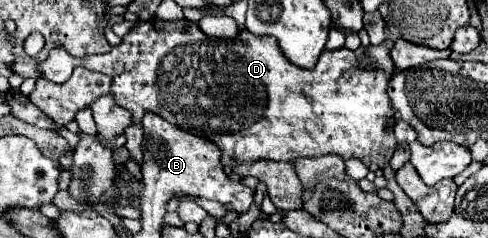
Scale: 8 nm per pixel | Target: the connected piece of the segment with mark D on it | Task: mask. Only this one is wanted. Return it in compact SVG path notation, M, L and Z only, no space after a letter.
M153 18L151 22L137 22L137 26L135 26L129 34L125 34L123 42L121 42L119 46L111 48L111 52L107 52L107 54L95 54L95 56L85 56L85 58L73 58L69 52L65 52L65 50L61 50L61 48L57 48L57 50L53 48L53 50L49 52L49 56L47 56L47 60L43 60L43 64L39 66L39 72L41 72L41 78L45 78L45 80L49 80L49 82L57 82L57 84L67 82L69 76L71 76L71 72L73 72L73 68L77 68L77 66L83 66L83 68L87 68L87 70L95 70L95 72L103 72L103 74L111 76L111 78L113 78L111 94L115 96L115 100L117 100L119 106L123 106L123 108L127 108L127 110L131 112L133 124L139 124L139 122L141 122L143 112L153 112L153 114L165 118L167 122L171 122L173 126L177 126L177 128L181 128L181 130L185 130L185 132L191 132L191 134L197 134L197 136L203 136L203 138L215 142L215 144L221 148L221 152L223 152L223 158L221 158L223 166L229 166L229 168L233 168L233 166L237 166L237 164L241 164L241 162L255 162L255 160L275 160L275 162L281 160L281 162L293 162L295 158L301 158L301 156L303 156L303 158L317 158L317 156L325 156L325 154L339 154L339 156L345 158L345 160L347 160L347 158L357 158L357 160L365 162L367 166L375 164L375 166L379 166L379 168L383 168L383 166L389 164L389 160L391 160L391 156L393 156L393 152L395 152L395 148L397 148L397 140L395 140L395 136L393 136L395 110L393 110L391 100L389 100L389 96L387 96L387 84L389 84L389 80L393 78L393 74L397 72L397 68L395 68L395 64L393 64L393 60L391 60L391 56L389 56L389 52L391 52L391 48L393 48L393 40L385 40L385 42L379 44L379 46L367 46L367 48L361 46L361 48L357 48L355 52L353 52L353 50L347 50L347 48L325 50L325 52L321 54L321 58L319 58L319 62L317 62L317 66L315 66L313 70L303 70L303 68L297 68L295 64L291 64L291 62L283 56L283 52L281 52L277 40L273 40L273 38L269 38L269 36L249 36L249 32L245 32L245 30L239 32L239 38L245 40L245 44L233 44L233 42L225 42L225 40L221 40L221 38L209 38L209 36L205 36L205 34L199 30L197 22L189 22L189 20L163 22L163 20Z

